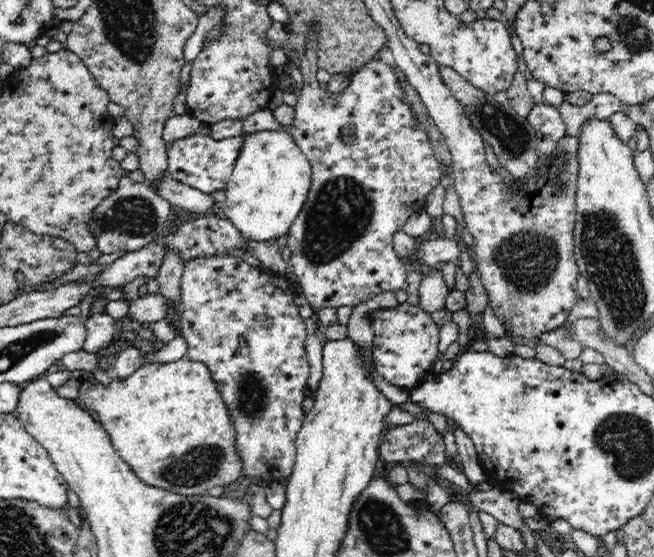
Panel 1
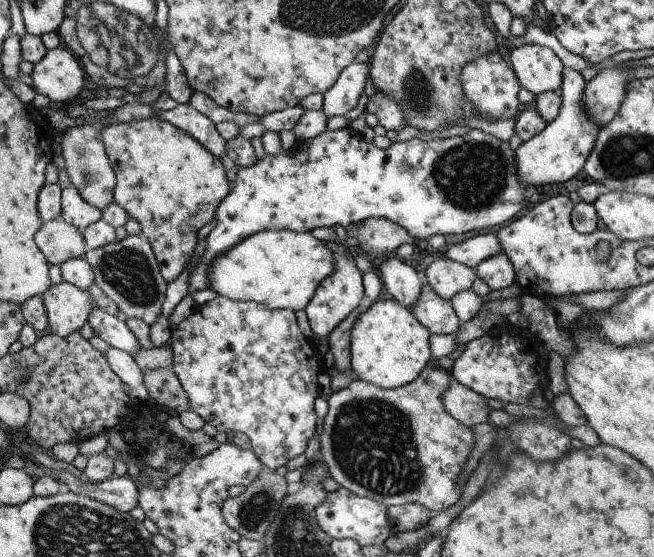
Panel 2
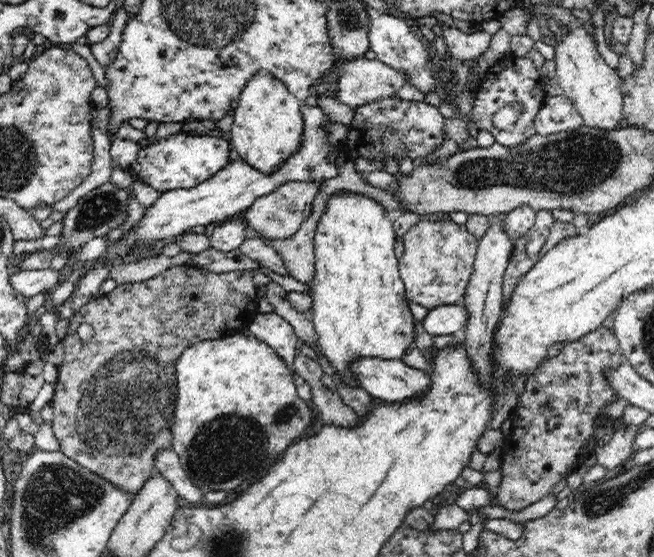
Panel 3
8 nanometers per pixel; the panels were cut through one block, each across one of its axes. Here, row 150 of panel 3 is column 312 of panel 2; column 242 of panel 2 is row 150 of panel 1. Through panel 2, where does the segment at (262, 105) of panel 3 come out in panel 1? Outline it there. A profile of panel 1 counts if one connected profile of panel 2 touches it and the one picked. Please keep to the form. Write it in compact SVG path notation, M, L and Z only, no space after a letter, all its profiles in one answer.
M263 129L242 135L242 148L225 188L225 201L218 213L231 222L244 237L264 242L286 234L306 202L312 180L312 171L306 155L295 144L293 136L280 129Z

